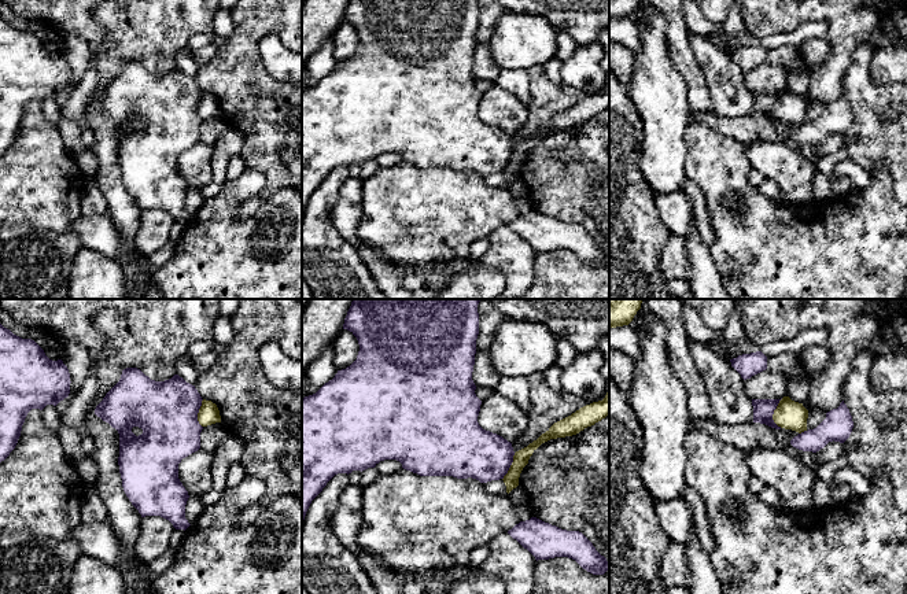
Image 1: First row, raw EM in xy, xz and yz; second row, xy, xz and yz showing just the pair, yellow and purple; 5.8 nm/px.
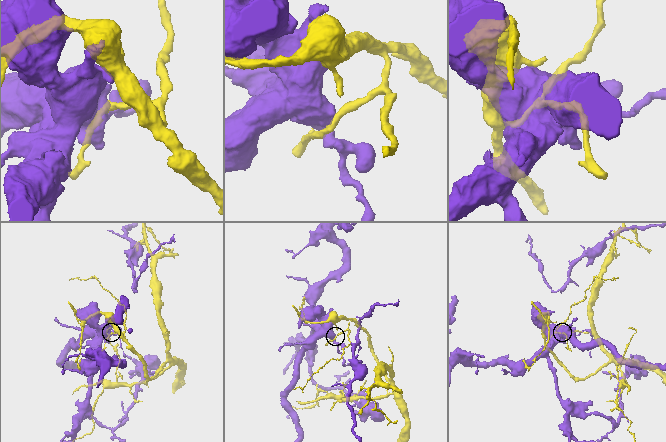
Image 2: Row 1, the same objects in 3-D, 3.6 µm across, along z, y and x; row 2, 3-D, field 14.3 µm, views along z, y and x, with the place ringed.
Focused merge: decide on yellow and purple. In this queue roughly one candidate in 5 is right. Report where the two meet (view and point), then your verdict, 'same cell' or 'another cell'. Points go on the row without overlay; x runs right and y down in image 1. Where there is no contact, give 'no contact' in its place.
yz (774, 106) | another cell

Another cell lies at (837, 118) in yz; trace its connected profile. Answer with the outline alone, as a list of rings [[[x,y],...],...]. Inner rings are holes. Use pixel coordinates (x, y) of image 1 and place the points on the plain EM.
[[[844,96],[826,106],[826,111],[814,122],[804,123],[790,133],[790,137],[803,144],[816,145],[829,134],[844,136],[853,121],[852,108]]]

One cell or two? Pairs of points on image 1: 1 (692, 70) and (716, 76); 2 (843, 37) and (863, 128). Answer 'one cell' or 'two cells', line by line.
1: two cells
2: two cells

